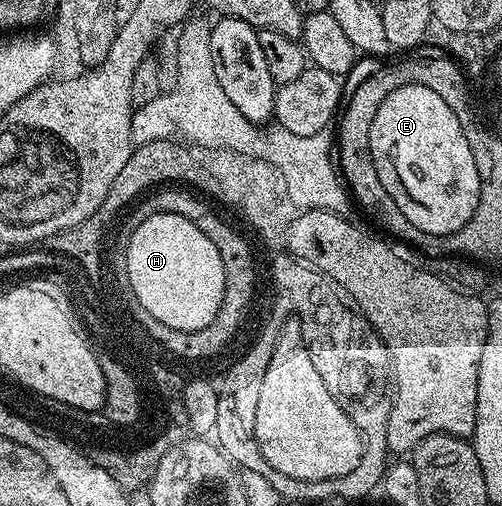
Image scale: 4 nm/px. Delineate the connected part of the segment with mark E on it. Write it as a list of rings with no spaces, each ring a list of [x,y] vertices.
[[[403,85],[399,89],[395,89],[395,93],[391,93],[387,97],[387,101],[383,101],[383,105],[377,107],[375,121],[371,121],[371,157],[375,161],[375,173],[379,173],[379,181],[383,181],[383,189],[387,189],[387,193],[391,193],[395,205],[399,205],[400,211],[402,211],[403,217],[407,217],[407,221],[411,221],[411,225],[415,229],[432,235],[450,235],[463,229],[463,225],[467,225],[467,221],[471,221],[471,217],[479,205],[479,193],[483,180],[475,157],[471,153],[471,145],[467,145],[462,116],[456,115],[451,109],[451,105],[447,105],[447,101],[443,101],[443,97],[439,97],[439,93],[435,93],[435,89],[427,89],[427,85]]]

